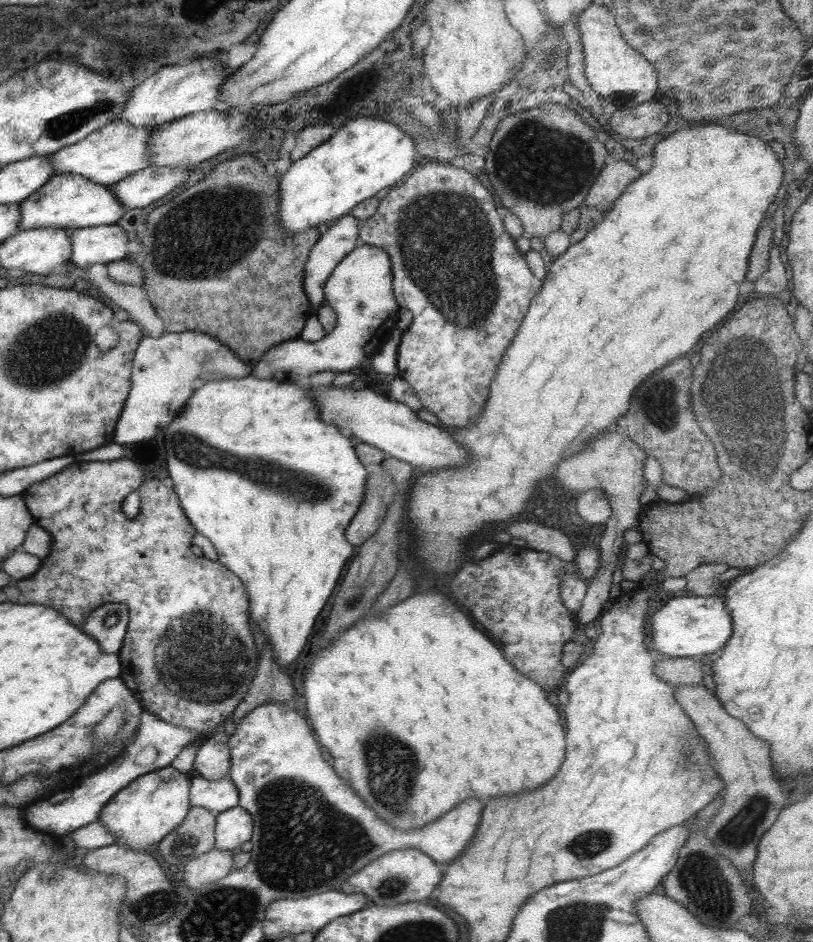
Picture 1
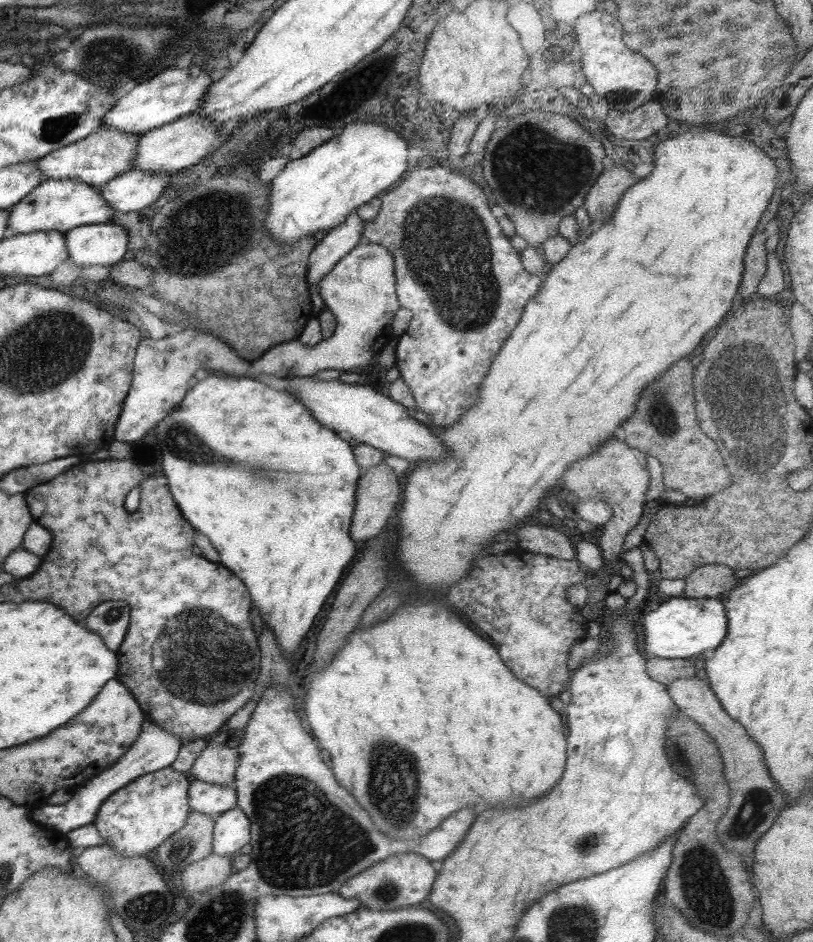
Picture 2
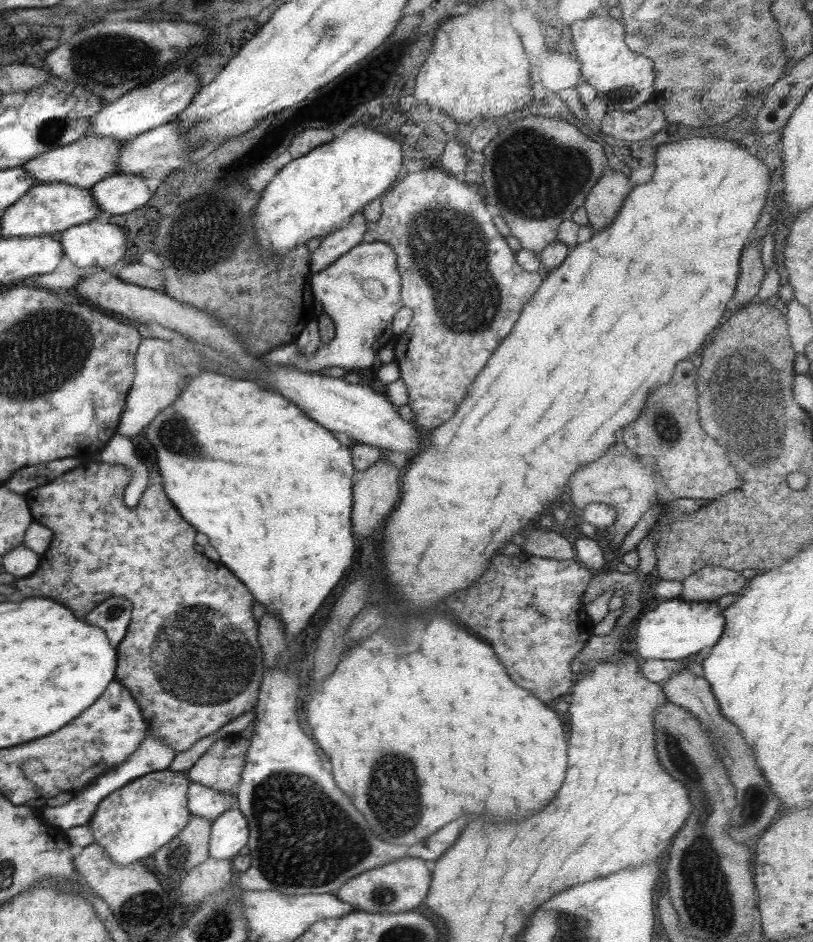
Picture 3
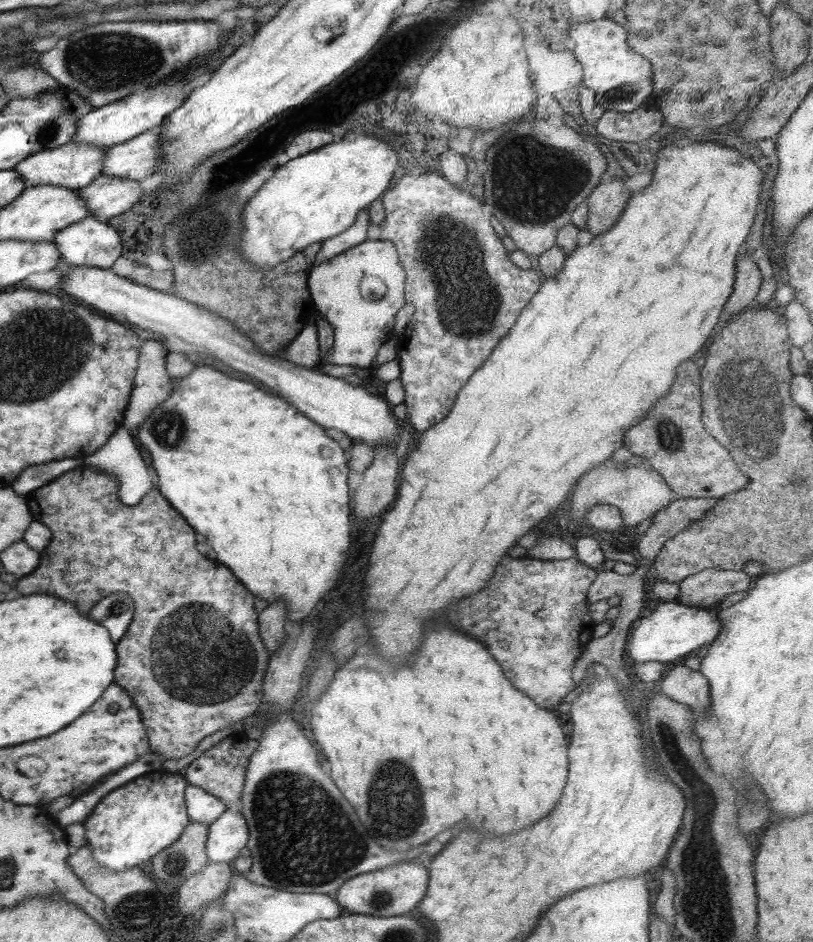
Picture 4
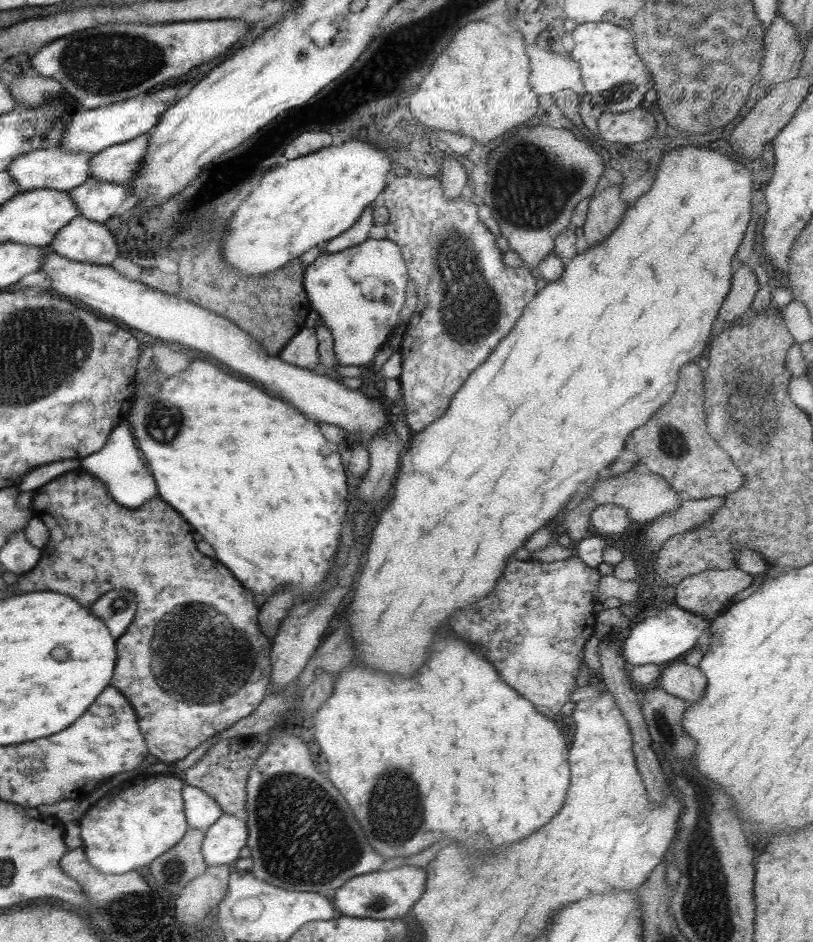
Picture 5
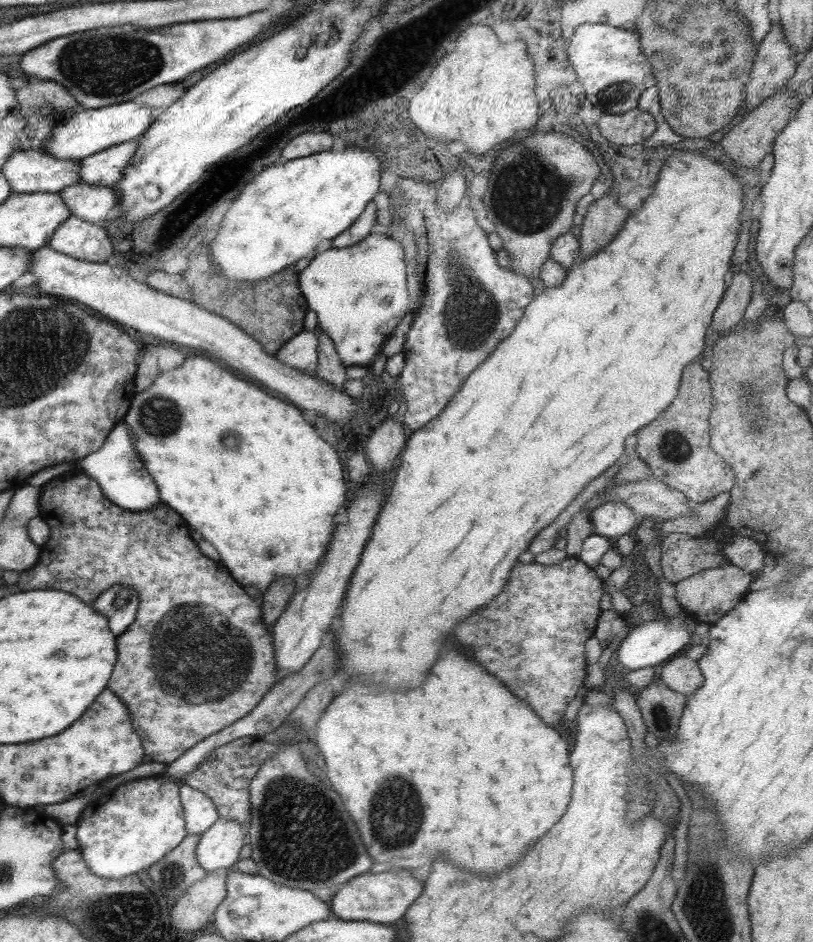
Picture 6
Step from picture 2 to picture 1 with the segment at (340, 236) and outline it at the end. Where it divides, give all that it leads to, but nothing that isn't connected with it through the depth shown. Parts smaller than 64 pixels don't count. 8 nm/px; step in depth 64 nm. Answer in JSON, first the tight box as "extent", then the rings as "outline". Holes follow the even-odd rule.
{"extent":[302,215,357,315],"outline":[[[343,215],[328,226],[309,251],[302,286],[313,315],[324,305],[323,286],[341,259],[355,248],[357,219]]]}

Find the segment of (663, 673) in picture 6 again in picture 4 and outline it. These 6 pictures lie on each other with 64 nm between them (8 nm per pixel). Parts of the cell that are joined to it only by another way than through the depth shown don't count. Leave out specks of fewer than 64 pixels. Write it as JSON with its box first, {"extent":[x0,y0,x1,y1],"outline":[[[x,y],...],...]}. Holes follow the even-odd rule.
{"extent":[655,662,709,714],"outline":[[[680,662],[669,668],[655,686],[667,698],[689,706],[694,714],[702,714],[709,708],[707,679],[698,670],[691,670]]]}

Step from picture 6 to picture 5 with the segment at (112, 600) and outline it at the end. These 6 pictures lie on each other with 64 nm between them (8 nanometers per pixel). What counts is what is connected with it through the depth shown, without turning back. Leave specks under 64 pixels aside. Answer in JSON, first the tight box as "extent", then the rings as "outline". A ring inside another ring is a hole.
{"extent":[91,590,135,639],"outline":[[[111,590],[93,602],[91,614],[95,618],[101,618],[109,634],[113,634],[112,637],[116,639],[127,630],[129,622],[133,620],[135,614],[133,594],[127,590]]]}

